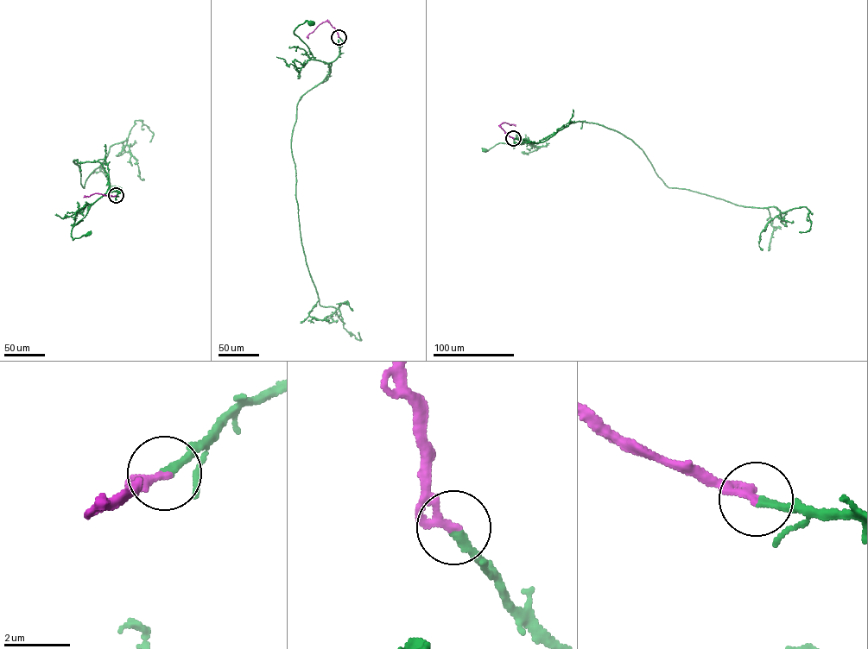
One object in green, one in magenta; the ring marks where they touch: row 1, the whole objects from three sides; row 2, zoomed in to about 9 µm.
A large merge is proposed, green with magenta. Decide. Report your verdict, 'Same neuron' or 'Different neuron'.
Same neuron

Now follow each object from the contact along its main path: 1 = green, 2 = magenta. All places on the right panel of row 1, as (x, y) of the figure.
1: (513, 138), (538, 143), (500, 142), (488, 150), (484, 149)
2: (513, 138), (499, 125), (503, 122), (516, 126)

